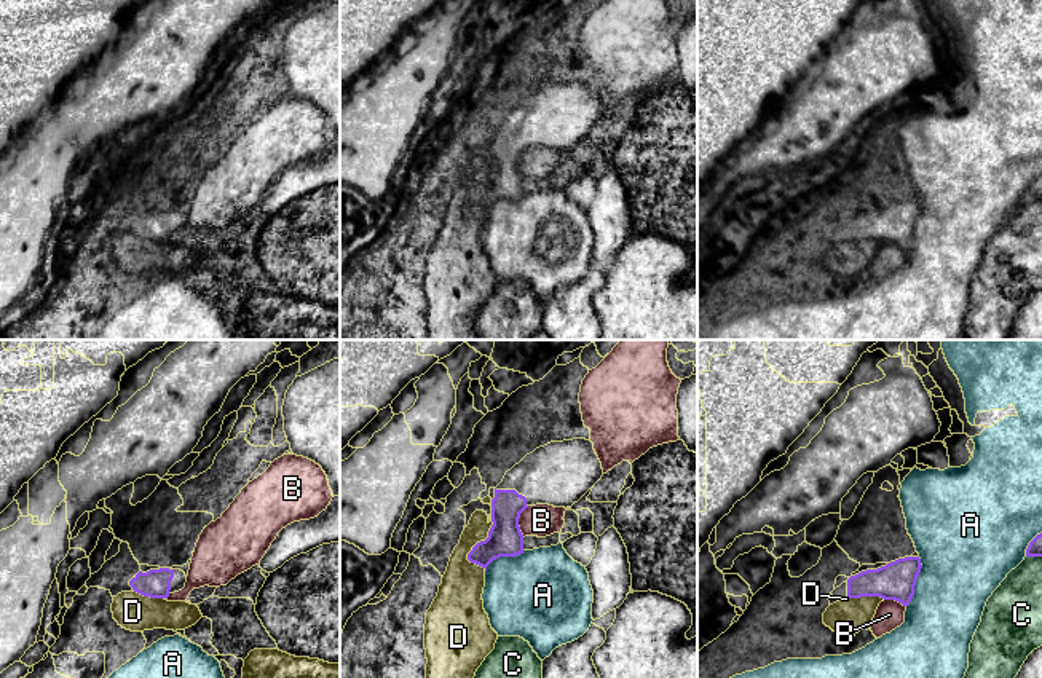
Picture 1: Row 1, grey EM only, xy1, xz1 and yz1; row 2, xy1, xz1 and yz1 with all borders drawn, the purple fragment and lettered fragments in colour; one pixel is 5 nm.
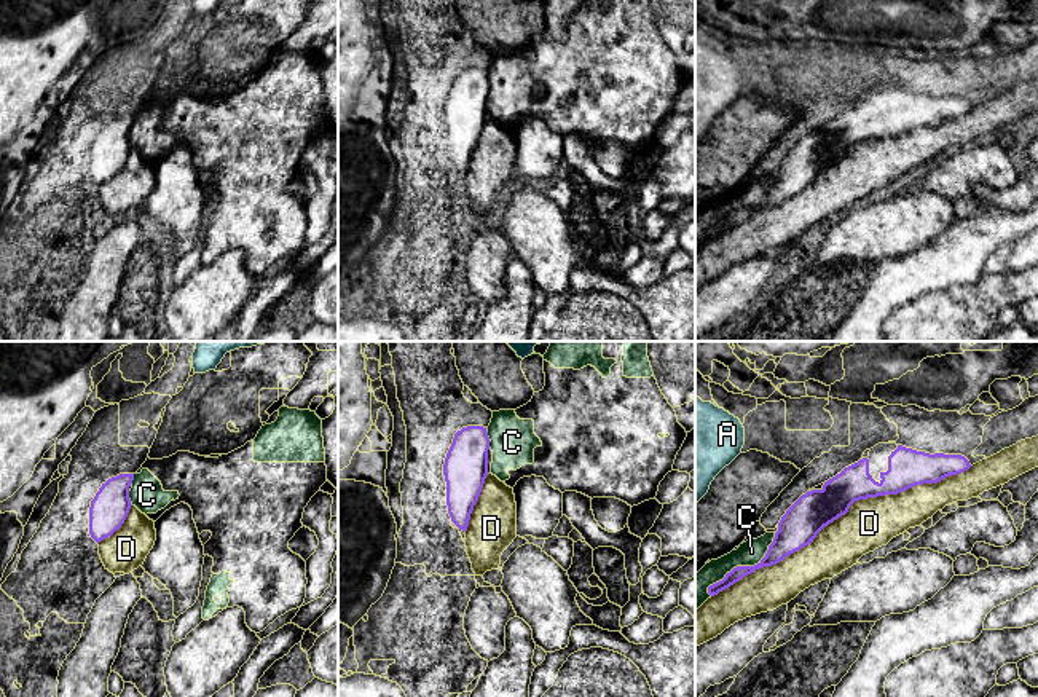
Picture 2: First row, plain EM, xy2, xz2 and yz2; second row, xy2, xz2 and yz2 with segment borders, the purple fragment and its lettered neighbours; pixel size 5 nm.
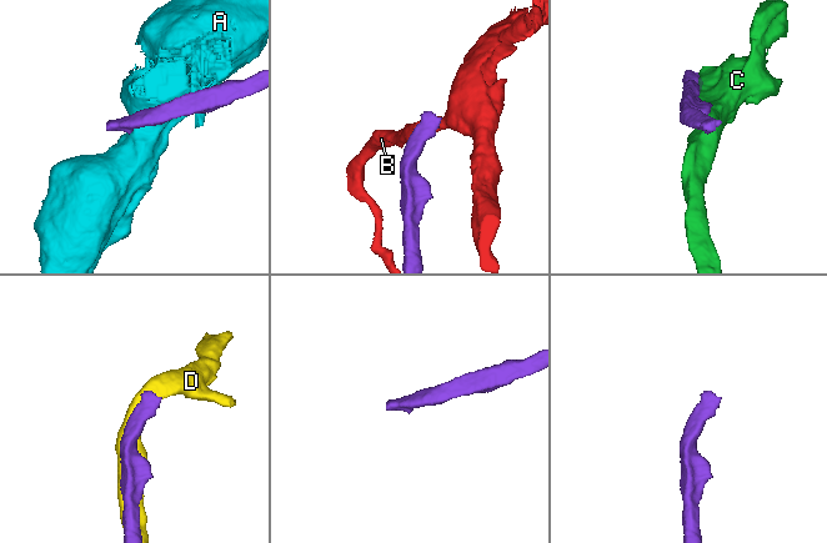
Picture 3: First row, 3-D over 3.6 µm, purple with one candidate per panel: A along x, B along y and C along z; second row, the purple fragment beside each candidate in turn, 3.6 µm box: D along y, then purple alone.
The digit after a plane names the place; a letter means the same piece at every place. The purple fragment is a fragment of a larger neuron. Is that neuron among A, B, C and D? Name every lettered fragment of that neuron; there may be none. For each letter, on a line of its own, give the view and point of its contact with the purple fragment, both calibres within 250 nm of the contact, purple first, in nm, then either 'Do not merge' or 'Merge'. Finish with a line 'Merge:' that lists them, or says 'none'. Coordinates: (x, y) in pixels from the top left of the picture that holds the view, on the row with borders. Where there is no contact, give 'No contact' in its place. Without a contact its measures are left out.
A: Touches purple at yz1 (915, 583). Thickness 190 nm (purple) against 400 nm. Do not merge
B: Touches purple at xz1 (517, 522). Thickness 180 nm (purple) against 170 nm. Do not merge
C: Touches purple at yz2 (745, 567). Thickness 140 nm (purple) against 120 nm. Do not merge
D: Touches purple at yz2 (842, 514). Thickness 200 nm (purple) against 260 nm. Do not merge
Merge: none

